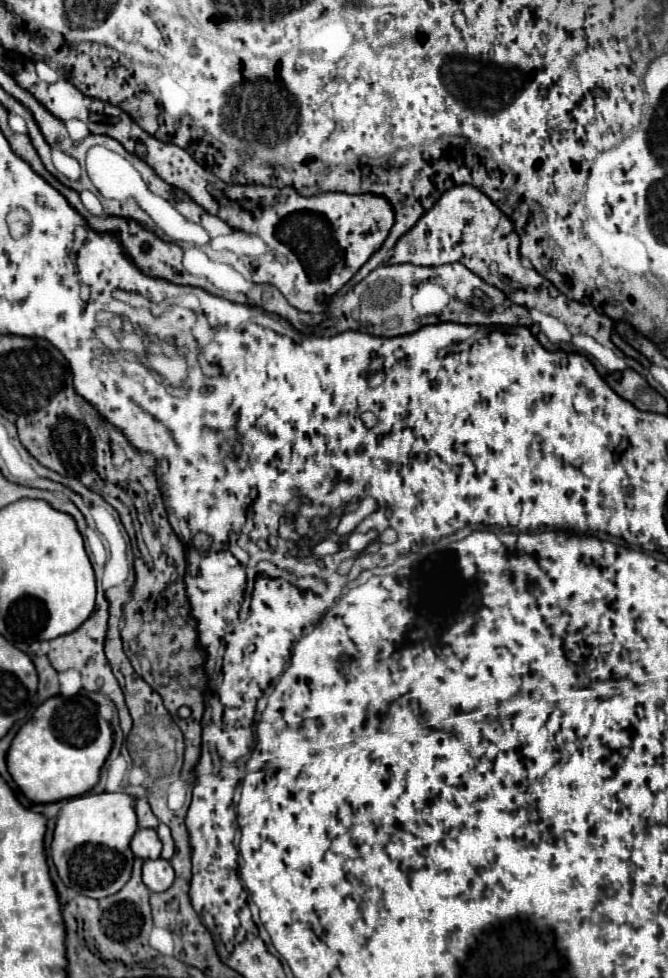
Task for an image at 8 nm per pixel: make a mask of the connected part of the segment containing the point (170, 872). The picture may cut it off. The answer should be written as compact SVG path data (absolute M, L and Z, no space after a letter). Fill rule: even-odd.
M146 859L142 865L142 881L150 891L166 891L174 881L174 869L164 859Z

